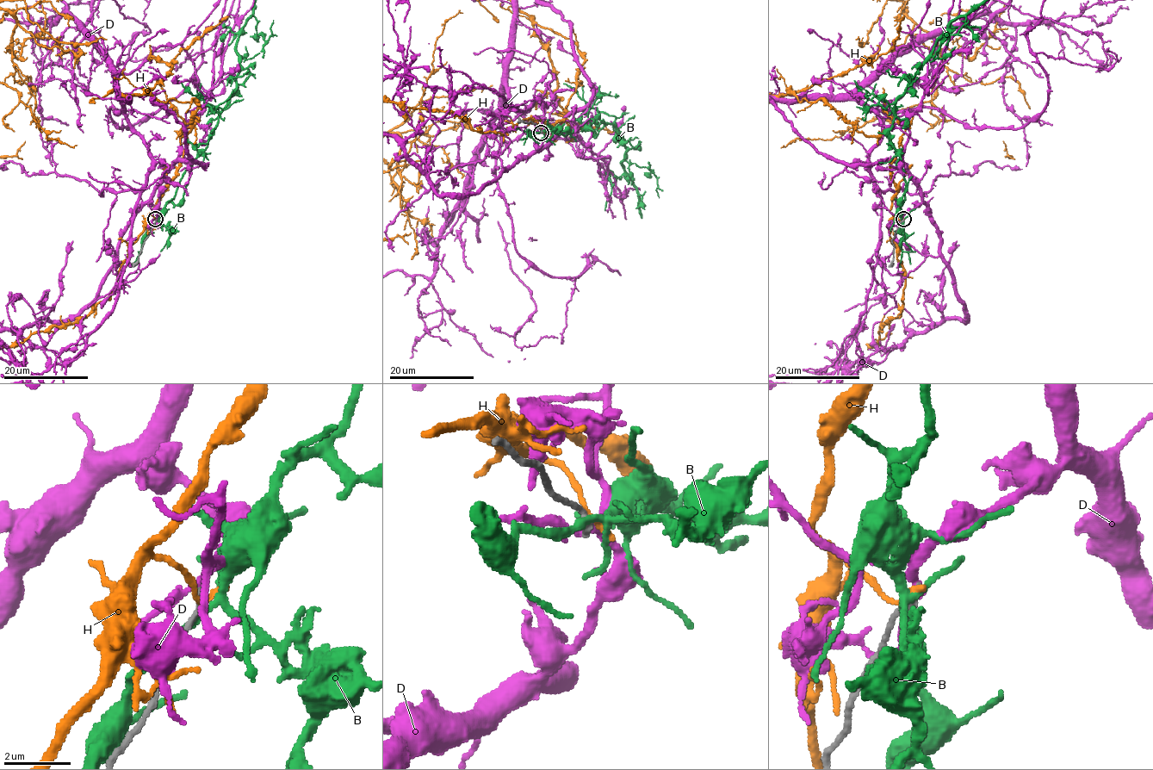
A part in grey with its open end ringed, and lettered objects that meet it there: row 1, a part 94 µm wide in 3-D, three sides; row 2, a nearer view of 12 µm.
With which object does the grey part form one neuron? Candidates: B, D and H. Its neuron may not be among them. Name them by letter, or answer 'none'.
none

